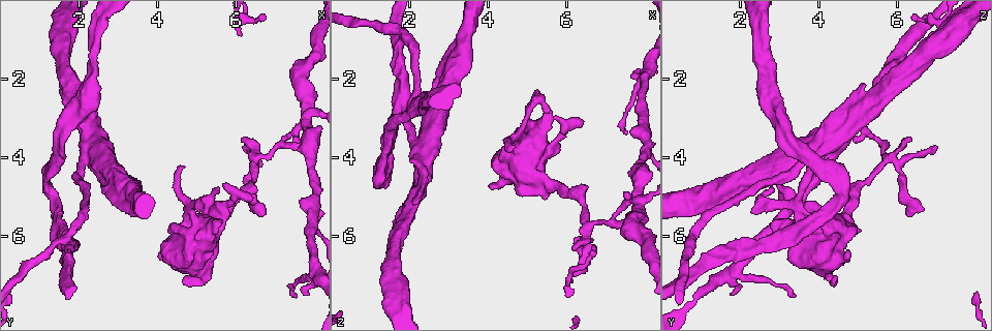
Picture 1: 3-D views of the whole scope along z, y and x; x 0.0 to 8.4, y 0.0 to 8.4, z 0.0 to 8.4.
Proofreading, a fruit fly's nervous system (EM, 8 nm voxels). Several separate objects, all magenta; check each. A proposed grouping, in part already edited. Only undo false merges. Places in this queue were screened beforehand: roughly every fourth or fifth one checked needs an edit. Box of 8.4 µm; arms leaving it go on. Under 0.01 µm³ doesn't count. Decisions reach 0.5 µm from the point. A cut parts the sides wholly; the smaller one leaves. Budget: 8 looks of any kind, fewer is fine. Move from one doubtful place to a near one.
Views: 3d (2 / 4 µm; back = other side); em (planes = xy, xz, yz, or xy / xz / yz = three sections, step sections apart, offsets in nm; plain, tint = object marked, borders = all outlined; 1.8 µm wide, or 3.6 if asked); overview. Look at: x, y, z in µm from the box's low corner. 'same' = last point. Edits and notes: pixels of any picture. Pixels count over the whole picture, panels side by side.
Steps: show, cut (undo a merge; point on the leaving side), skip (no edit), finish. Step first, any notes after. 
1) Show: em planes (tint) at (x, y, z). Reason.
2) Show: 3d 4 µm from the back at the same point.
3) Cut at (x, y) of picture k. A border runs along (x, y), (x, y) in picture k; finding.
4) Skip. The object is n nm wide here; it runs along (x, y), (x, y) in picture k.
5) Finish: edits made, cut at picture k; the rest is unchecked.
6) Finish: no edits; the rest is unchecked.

Show: 3d 4 µm at (5.15, 6.00, 3.70). Calibre changes.

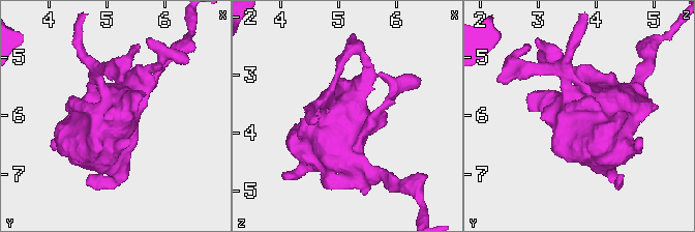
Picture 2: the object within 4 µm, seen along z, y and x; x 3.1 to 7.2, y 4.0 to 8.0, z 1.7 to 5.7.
Show: em 3.6 µm planes (tint) at (5.15, 6.05, 3.70). Now the EM.

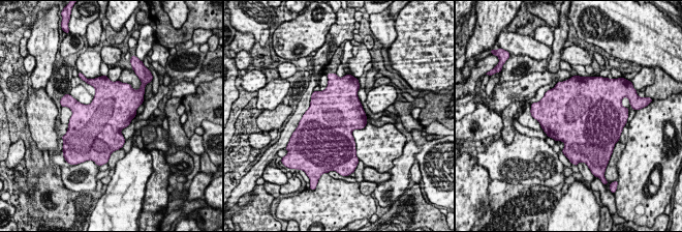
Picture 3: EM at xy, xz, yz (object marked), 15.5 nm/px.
Skip. The object is 700 nm wide here; continuous, no second cell.

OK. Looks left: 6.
Show: em planes (borders) at (7.70, 3.10, 5.10). Four arms meet.

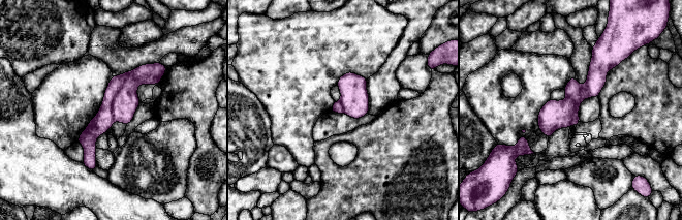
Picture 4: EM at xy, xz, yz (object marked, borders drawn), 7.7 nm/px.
Cut at (126, 100) of picture 4. The object is 220 nm wide here; a border runs along (129, 75), (114, 97), (113, 120) in picture 4; a second cell is stuck on.

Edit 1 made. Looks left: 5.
Show: em planes (tint) at (2.40, 3.25, 4.45). A fork.

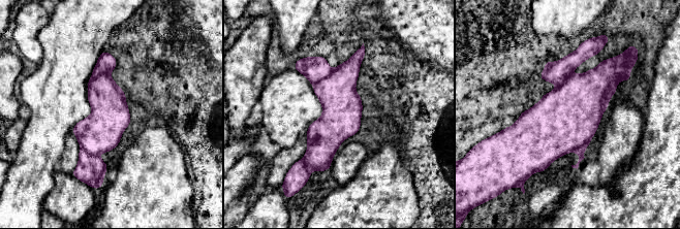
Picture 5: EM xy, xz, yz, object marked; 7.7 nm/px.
Cut at (314, 68) of picture 5. A second cell is stuck on.

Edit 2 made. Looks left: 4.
Finish: edits made, cut at picture 4, cut at picture 5; the rest is unchecked.

